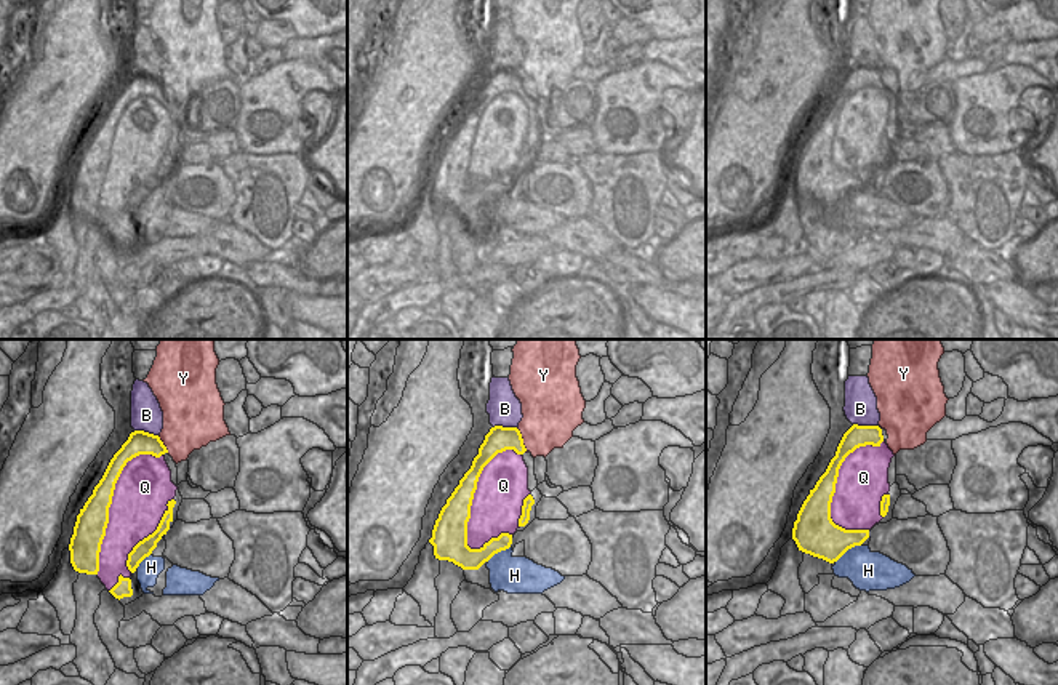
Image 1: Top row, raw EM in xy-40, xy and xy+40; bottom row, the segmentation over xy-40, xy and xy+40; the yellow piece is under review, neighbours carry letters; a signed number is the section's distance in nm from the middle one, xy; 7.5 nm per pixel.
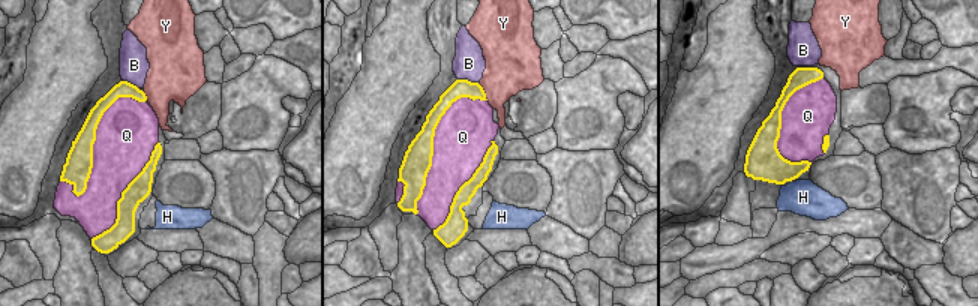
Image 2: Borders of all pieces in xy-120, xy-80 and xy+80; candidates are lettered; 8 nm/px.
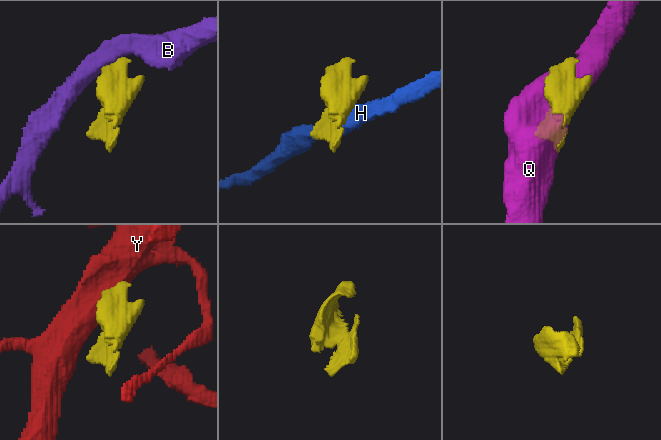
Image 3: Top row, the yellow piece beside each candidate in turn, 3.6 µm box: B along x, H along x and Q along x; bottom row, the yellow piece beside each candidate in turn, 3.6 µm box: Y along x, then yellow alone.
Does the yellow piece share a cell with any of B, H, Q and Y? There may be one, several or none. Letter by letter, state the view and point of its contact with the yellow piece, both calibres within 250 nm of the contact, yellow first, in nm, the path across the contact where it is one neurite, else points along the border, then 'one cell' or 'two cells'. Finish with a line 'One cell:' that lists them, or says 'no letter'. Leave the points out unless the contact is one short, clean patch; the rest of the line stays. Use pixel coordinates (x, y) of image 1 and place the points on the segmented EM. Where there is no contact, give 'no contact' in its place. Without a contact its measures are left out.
B: contact xy-40 (146, 432); calibres 180 and 240 nm; border xy-40 (135, 429), (157, 436); two cells
H: contact xy+40 (847, 549); calibres 300 and 300 nm; two cells
Q: contact xy (476, 488); calibres 220 and 380 nm; one cell
Y: contact xy (522, 439); calibres 190 and 400 nm; border xy (516, 428), (527, 450); two cells
One cell: Q

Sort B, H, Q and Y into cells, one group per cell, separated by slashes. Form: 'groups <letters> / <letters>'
groups B / H / Q / Y

